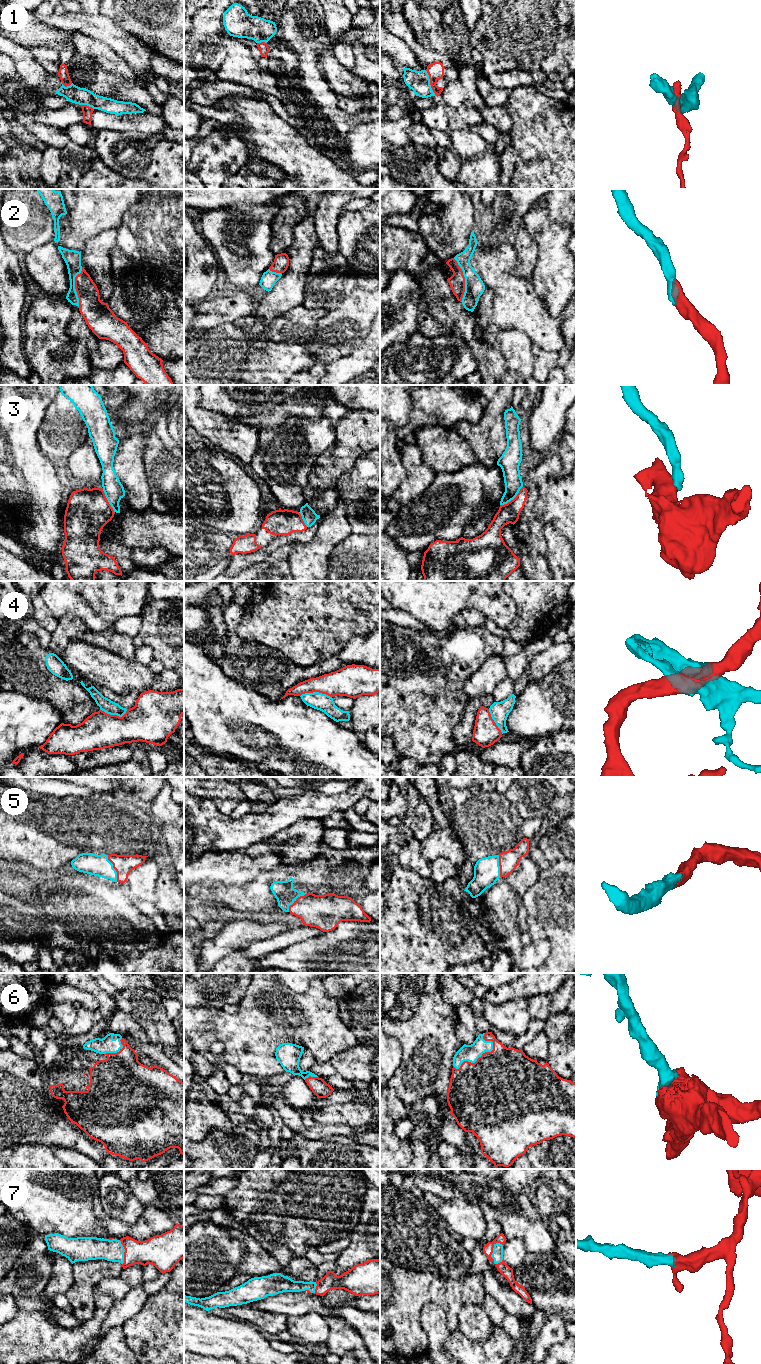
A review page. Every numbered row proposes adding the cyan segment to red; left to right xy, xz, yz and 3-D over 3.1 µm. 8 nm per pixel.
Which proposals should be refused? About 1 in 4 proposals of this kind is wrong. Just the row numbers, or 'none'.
1, 3, 4

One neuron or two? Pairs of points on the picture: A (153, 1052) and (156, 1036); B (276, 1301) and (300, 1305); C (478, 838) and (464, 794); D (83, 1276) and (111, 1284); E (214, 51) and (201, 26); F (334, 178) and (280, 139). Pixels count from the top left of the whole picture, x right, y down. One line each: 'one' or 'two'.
A: two
B: one
C: two
D: two
E: one
F: one

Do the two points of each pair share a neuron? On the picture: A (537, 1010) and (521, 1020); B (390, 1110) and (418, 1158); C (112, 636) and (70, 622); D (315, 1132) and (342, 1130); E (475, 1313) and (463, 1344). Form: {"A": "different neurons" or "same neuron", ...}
{"A": "different neurons", "B": "different neurons", "C": "same neuron", "D": "same neuron", "E": "different neurons"}

